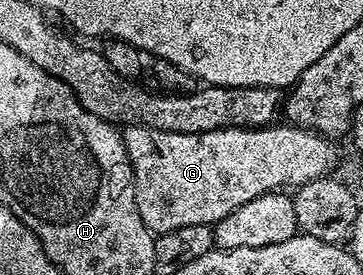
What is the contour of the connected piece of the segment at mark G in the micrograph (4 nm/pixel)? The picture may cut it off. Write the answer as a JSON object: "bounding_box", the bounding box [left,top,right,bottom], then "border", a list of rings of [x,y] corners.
{"bounding_box":[121,122,339,234],"border":[[[276,122],[265,128],[218,128],[217,130],[198,132],[197,134],[177,134],[169,130],[157,130],[156,128],[146,128],[145,126],[133,124],[124,127],[121,135],[127,156],[131,159],[131,166],[141,177],[141,190],[135,193],[137,210],[141,214],[145,226],[155,234],[179,230],[185,226],[201,226],[202,224],[214,226],[219,220],[231,214],[233,210],[237,210],[239,206],[244,206],[245,202],[250,202],[259,195],[265,195],[267,192],[278,193],[280,190],[294,190],[302,186],[302,184],[308,184],[317,178],[328,175],[332,171],[331,167],[339,160],[334,146],[331,145],[334,143],[328,137],[320,136],[317,132],[309,132],[306,128],[296,128],[290,122],[284,122],[284,124]]]}

